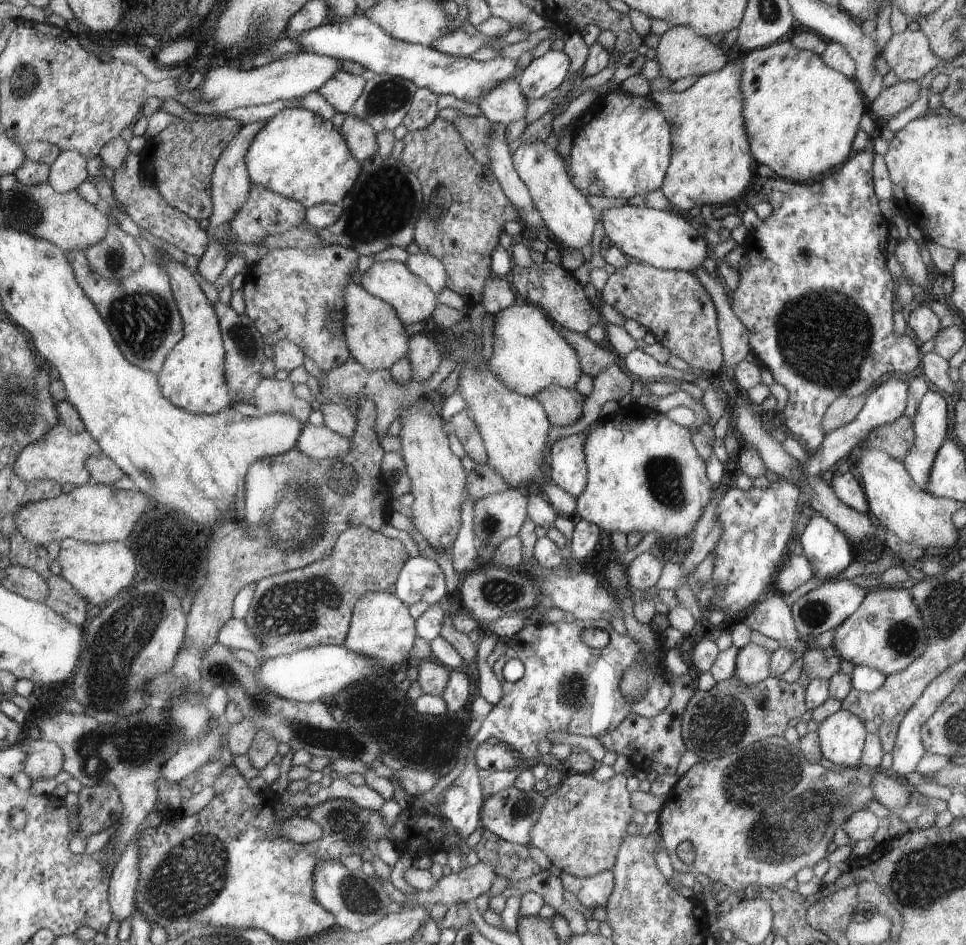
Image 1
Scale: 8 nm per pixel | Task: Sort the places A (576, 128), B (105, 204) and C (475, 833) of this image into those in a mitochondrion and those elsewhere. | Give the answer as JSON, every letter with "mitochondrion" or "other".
{"A":"other","B":"other","C":"other"}

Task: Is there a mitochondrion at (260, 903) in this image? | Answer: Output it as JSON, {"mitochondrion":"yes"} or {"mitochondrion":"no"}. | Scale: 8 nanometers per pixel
{"mitochondrion":"no"}

